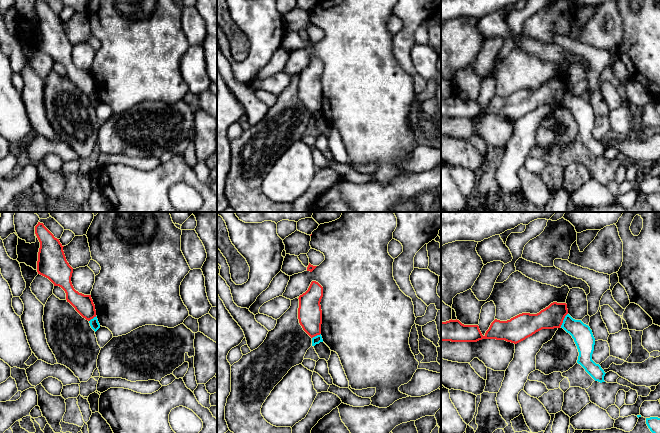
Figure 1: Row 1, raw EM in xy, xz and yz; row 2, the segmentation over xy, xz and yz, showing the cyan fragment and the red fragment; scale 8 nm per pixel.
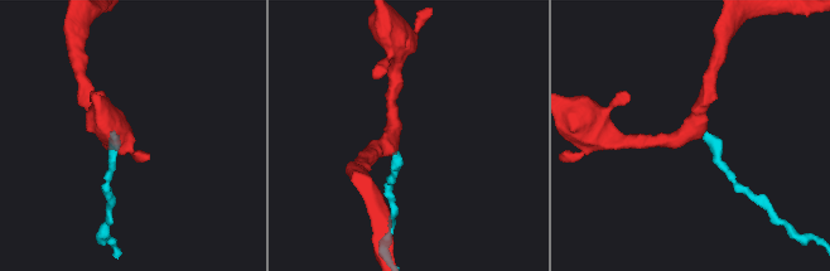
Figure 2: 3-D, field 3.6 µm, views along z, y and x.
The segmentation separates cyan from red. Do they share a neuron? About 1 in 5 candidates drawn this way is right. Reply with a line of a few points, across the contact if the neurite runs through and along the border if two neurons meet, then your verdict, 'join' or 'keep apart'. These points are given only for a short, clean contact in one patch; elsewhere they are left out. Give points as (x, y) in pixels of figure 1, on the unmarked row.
yz (567, 89), (560, 102) | keep apart

